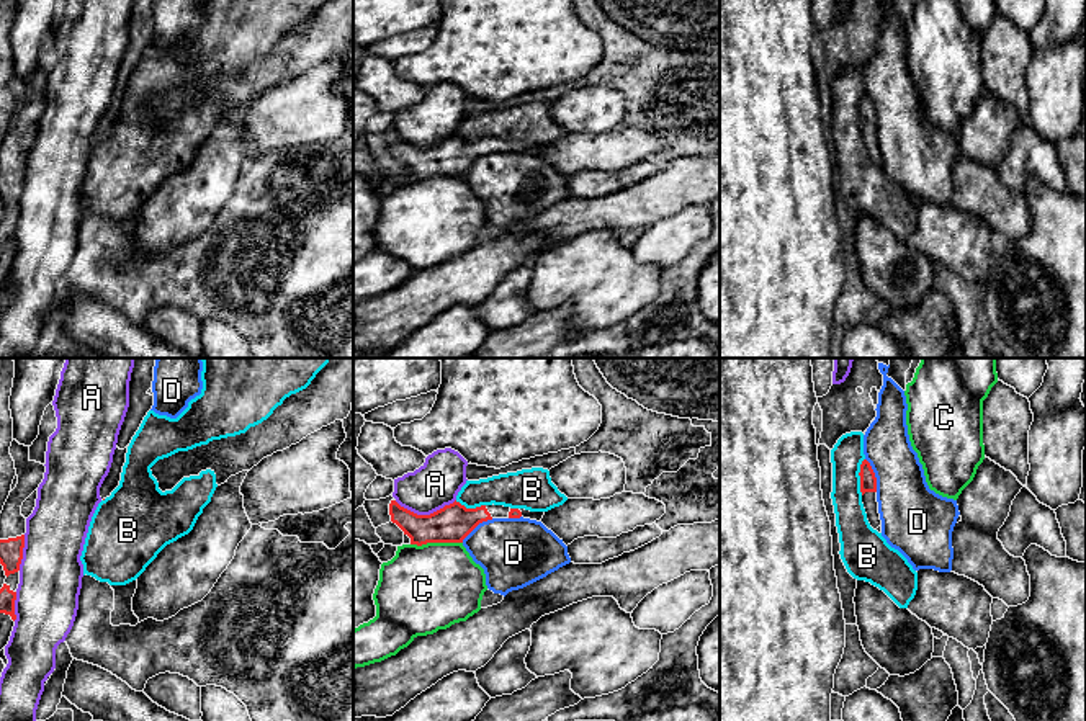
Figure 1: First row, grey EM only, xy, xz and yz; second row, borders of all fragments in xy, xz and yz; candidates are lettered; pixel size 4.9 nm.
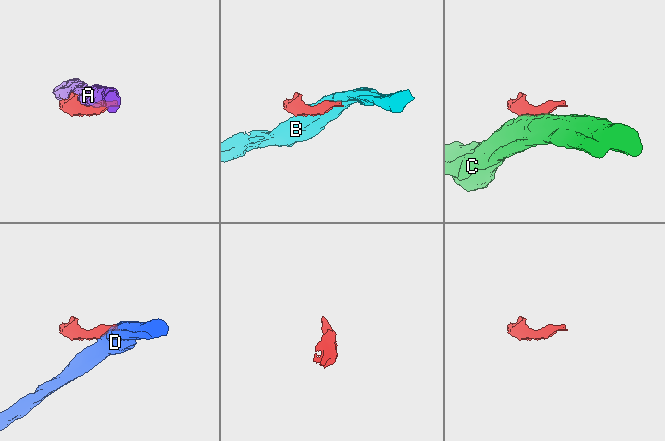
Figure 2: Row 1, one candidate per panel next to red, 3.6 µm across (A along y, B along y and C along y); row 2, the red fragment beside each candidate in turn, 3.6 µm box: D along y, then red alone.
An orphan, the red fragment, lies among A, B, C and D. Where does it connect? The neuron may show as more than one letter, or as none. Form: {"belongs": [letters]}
{"belongs": []}

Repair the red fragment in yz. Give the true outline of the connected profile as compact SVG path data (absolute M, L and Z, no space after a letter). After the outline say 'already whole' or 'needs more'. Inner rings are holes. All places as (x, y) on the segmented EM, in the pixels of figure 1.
M867 459L862 461L859 476L860 476L862 504L867 513L867 520L870 526L877 530L878 526L882 526L877 502L877 477Z; needs more

